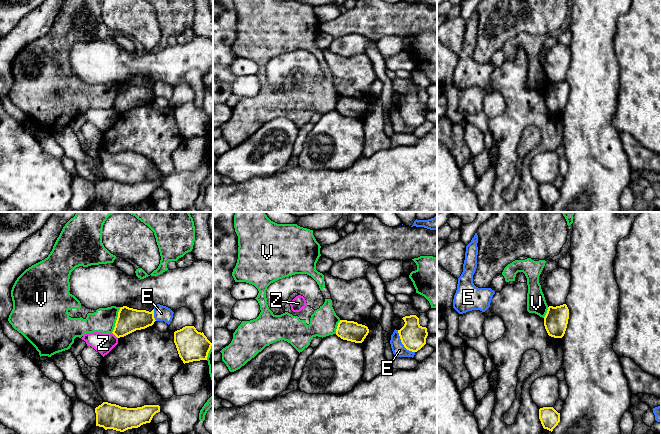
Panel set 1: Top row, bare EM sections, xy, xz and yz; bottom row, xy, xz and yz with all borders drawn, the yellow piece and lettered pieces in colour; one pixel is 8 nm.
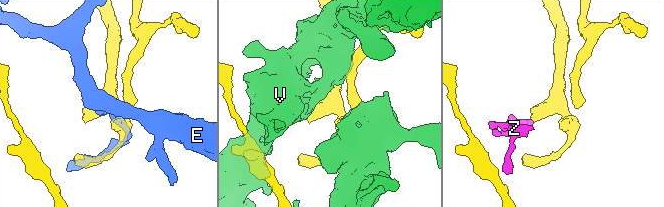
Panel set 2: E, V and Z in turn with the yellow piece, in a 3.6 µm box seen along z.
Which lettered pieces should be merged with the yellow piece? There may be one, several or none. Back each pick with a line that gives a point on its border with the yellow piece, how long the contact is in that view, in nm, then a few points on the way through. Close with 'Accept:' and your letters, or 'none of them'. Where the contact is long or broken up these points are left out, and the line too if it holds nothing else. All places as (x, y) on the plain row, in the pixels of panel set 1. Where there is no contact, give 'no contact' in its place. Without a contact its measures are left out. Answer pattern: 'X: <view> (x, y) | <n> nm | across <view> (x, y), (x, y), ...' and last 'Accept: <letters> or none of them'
Accept: none of them

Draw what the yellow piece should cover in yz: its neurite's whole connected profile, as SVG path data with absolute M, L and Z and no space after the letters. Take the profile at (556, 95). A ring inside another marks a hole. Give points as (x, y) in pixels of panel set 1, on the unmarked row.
M566 80L549 82L544 93L544 102L549 112L562 114L565 110L569 95L569 85Z

